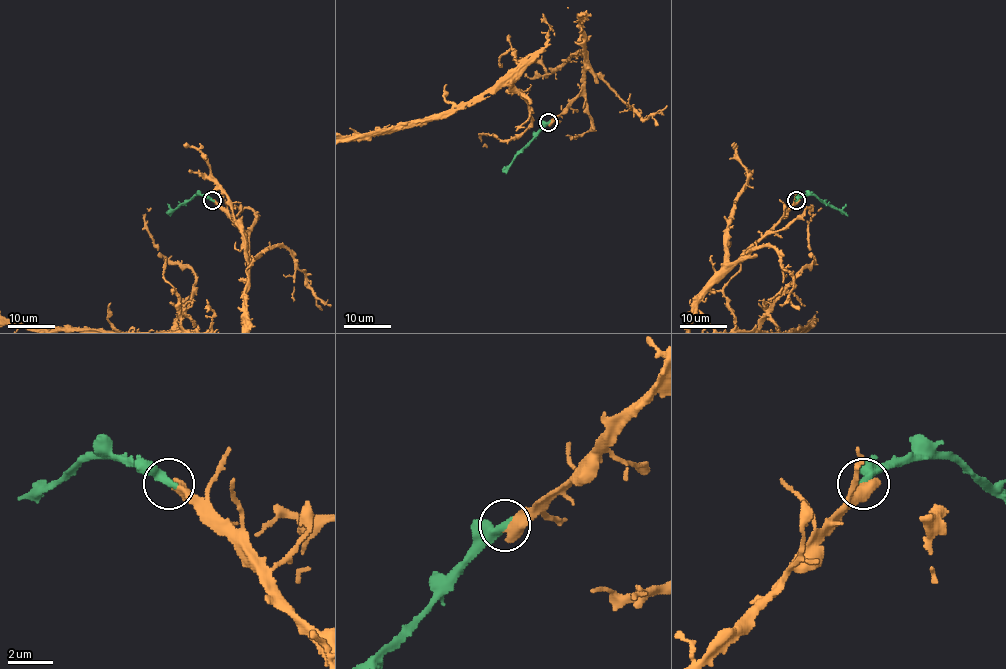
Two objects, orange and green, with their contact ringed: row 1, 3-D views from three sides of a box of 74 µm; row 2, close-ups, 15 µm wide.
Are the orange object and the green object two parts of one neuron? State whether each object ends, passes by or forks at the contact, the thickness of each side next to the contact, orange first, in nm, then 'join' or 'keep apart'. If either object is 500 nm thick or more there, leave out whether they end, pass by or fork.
550 nm thick on the orange side, 440 nm on the other; join

